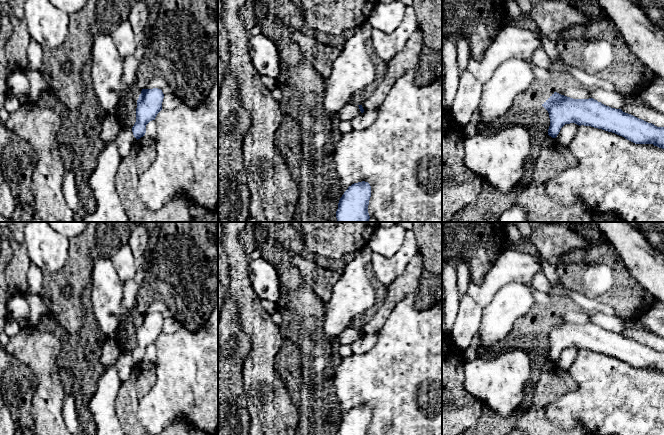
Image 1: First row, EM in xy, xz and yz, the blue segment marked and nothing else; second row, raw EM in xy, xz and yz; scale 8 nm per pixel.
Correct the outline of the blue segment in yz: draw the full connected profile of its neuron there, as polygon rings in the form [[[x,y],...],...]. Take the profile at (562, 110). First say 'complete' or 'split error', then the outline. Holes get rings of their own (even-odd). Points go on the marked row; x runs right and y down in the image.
complete | [[[554,92],[542,106],[549,113],[550,126],[548,135],[552,138],[557,137],[565,124],[575,123],[579,126],[591,126],[615,133],[635,144],[653,144],[654,146],[664,149],[664,127],[657,127],[652,123],[625,113],[621,109],[606,106],[593,98],[573,99]]]

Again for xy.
complete | [[[142,89],[137,100],[136,122],[132,127],[134,137],[138,140],[146,133],[146,125],[155,120],[162,110],[164,94],[161,89]]]

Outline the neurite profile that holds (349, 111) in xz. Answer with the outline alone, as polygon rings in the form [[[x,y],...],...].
[[[353,103],[346,104],[343,108],[338,111],[338,116],[340,120],[348,120],[351,121],[355,117],[361,114],[359,106]]]

